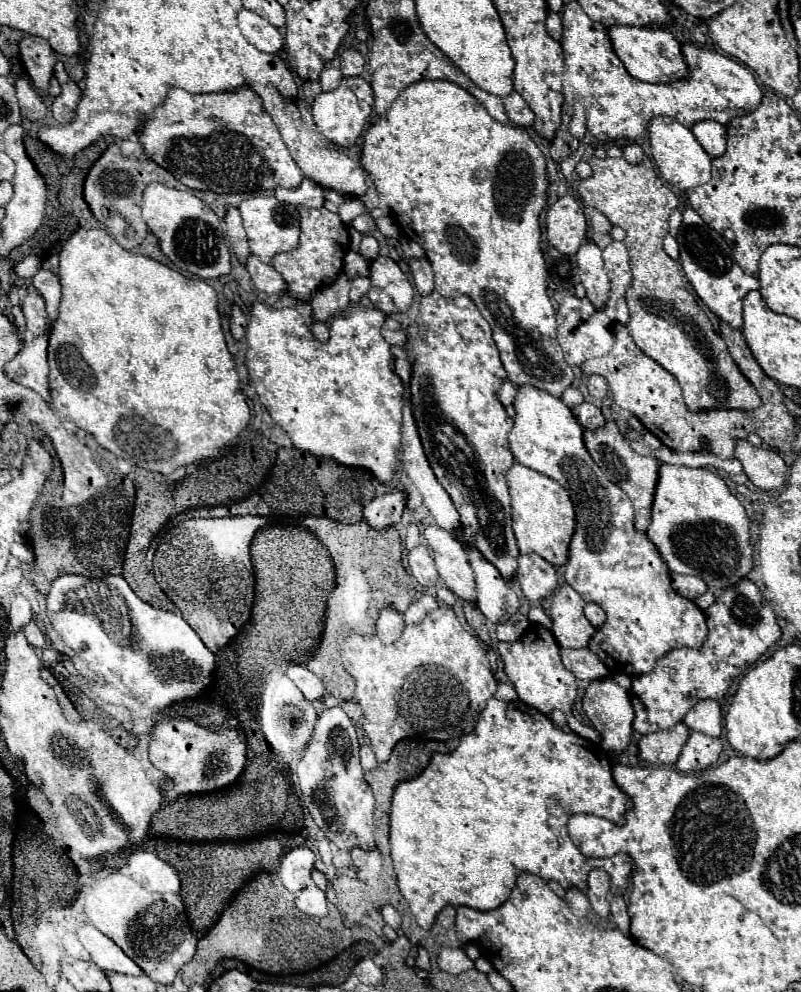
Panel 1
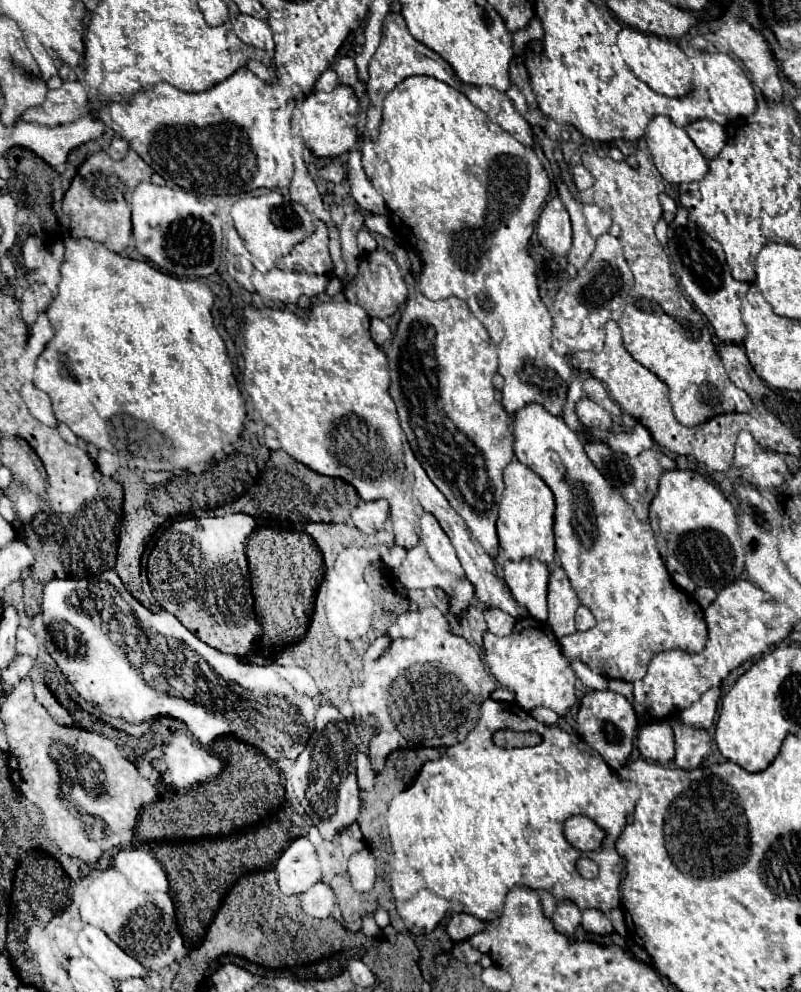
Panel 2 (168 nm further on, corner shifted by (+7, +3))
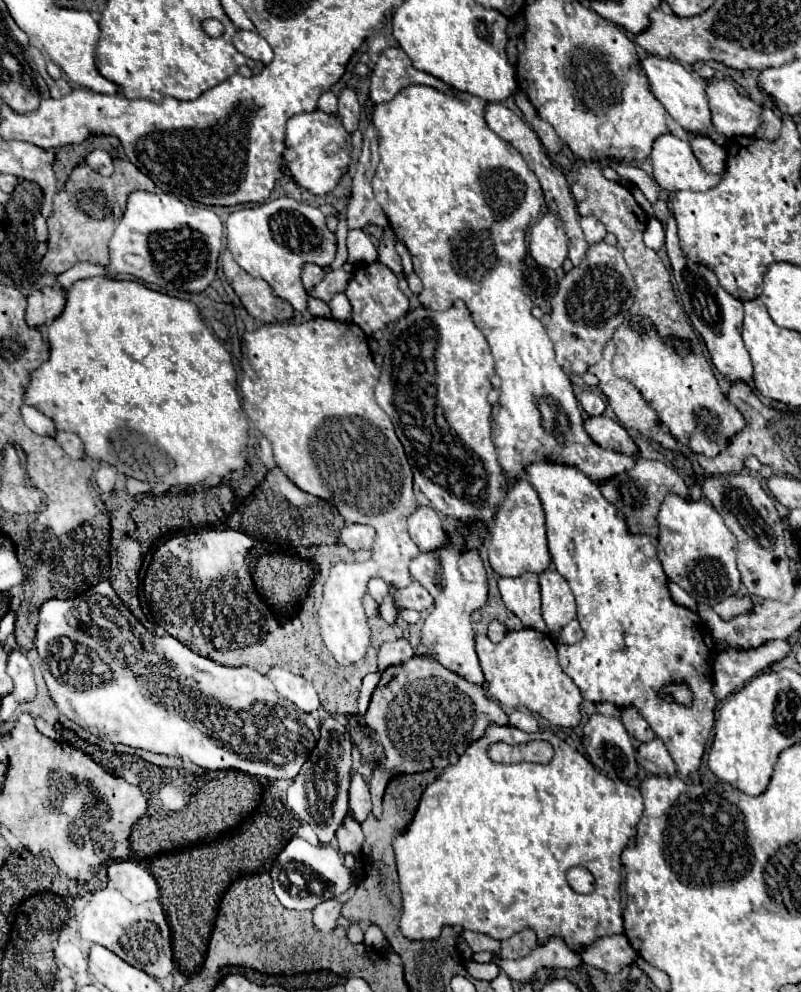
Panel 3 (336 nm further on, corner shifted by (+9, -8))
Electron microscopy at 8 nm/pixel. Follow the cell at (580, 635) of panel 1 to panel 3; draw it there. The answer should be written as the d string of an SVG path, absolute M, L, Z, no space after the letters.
M544 570L540 574L542 588L542 616L548 624L548 634L558 638L564 624L576 618L576 600L568 582L556 570Z

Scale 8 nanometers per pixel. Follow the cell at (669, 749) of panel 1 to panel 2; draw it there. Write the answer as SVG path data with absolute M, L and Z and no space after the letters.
M664 721L644 725L636 737L640 753L656 763L668 765L674 761L674 733Z

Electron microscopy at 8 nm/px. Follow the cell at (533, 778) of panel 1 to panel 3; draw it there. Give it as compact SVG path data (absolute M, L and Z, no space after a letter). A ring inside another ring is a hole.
M490 724L484 732L484 736L476 742L472 742L466 752L460 756L460 760L448 768L444 768L442 776L436 778L432 784L426 786L420 804L416 808L416 814L412 822L406 826L404 832L396 832L392 846L396 854L396 866L400 874L400 890L402 890L402 918L400 918L400 932L408 940L434 940L440 936L442 926L462 926L464 930L474 930L474 932L484 932L490 934L492 938L506 940L514 932L520 932L522 928L534 928L538 934L538 942L548 938L548 936L562 936L574 950L582 950L584 944L592 944L600 936L612 936L612 934L622 934L622 908L620 908L620 852L626 848L628 840L636 836L636 826L642 816L644 802L640 796L640 790L626 784L626 782L614 782L606 778L602 772L598 772L580 752L572 750L564 740L560 740L554 732L536 732L528 734L522 732L514 726L498 726ZM530 740L548 740L554 746L554 758L548 764L530 764L530 762L520 762L520 764L496 764L490 758L486 758L486 748L494 742L506 742L506 744L522 744ZM572 866L584 866L592 868L592 874L596 878L596 890L592 894L578 894L574 892L568 882L566 882L566 870Z

